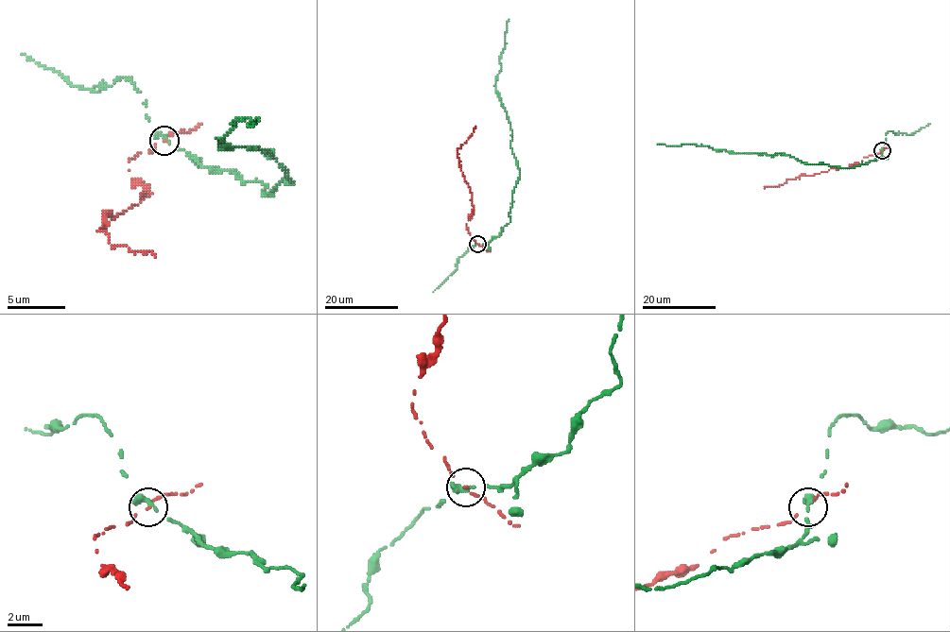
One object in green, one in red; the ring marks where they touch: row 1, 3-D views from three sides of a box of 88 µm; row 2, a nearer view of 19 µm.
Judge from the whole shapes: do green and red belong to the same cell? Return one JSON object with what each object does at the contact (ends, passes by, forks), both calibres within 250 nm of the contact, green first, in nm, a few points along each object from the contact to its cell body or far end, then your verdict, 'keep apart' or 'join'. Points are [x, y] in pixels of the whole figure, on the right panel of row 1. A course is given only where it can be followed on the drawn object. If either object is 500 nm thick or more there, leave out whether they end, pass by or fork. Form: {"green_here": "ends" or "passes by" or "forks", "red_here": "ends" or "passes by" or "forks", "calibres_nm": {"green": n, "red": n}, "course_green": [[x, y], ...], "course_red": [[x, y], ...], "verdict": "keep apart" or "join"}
{"green_here": "ends", "red_here": "passes by", "calibres_nm": {"green": 440, "red": 90}, "course_green": [[882, 150], [878, 159], [846, 167], [803, 162], [778, 154], [730, 153], [688, 144], [658, 145]], "course_red": [[882, 151], [845, 168], [831, 167], [809, 176], [802, 174], [778, 186], [765, 188]], "verdict": "keep apart"}

